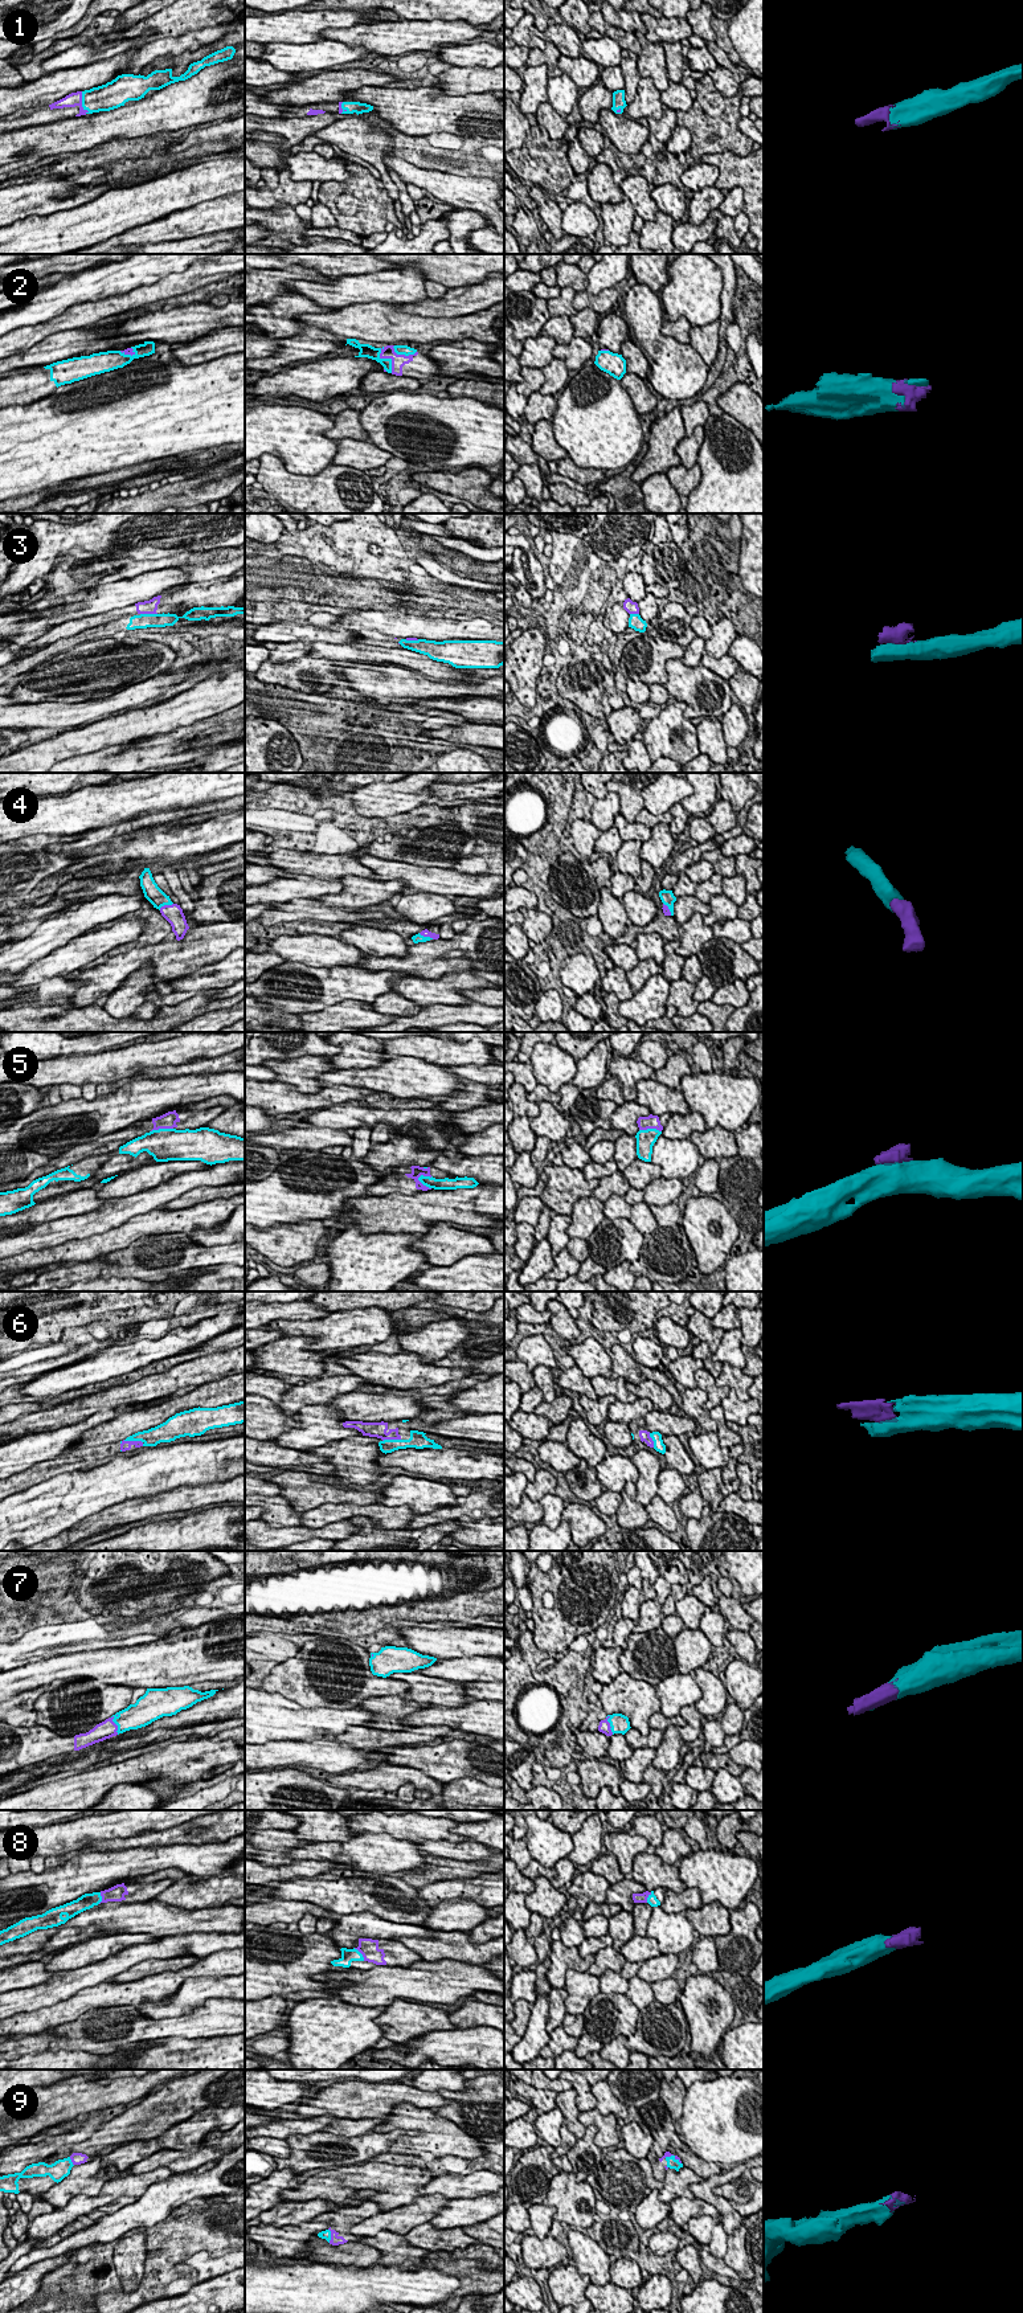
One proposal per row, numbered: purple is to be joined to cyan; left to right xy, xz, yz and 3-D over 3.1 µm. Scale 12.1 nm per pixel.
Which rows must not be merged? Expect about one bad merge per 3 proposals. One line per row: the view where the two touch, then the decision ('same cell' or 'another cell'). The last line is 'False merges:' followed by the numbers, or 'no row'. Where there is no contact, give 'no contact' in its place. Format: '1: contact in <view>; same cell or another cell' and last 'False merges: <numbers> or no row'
1: contact in xy; same cell
2: contact in xz; same cell
3: contact in xy; another cell
4: contact in xy; same cell
5: contact in xz; another cell
6: contact in xy; same cell
7: contact in xy; same cell
8: contact in xz; same cell
9: contact in xz; same cell
False merges: 3, 5

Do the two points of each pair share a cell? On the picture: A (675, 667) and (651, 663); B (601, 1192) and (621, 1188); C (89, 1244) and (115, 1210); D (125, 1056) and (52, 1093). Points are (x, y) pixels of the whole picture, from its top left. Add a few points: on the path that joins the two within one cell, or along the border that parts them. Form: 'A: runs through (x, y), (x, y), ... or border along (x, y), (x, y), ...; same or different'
A: border along (679, 658), (667, 660), (665, 684); different
B: runs through (606, 1188), (616, 1188); same
C: border along (126, 1221), (103, 1232), (66, 1241); different
D: border along (58, 1085), (44, 1085), (41, 1088); different

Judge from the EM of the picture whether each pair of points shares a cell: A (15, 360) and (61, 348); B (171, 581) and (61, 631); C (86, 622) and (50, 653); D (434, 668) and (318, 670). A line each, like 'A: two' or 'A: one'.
A: one
B: two
C: two
D: two

